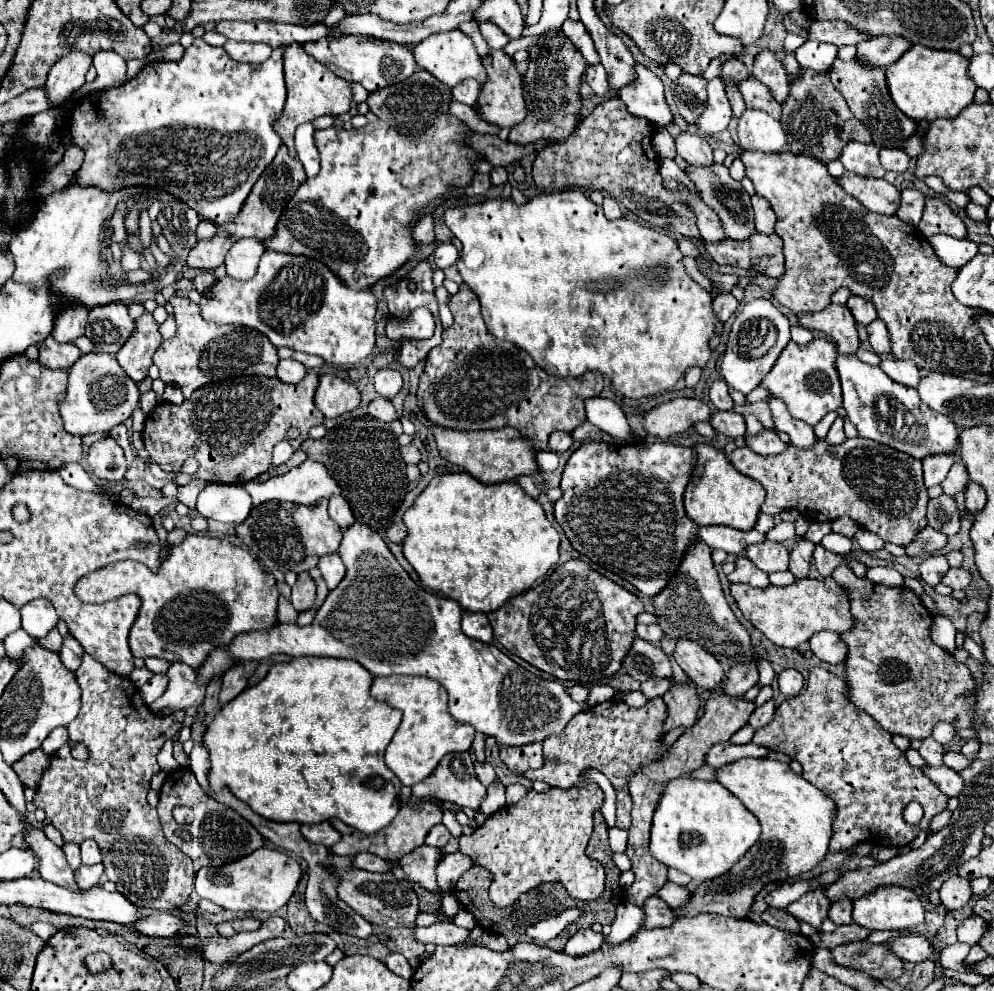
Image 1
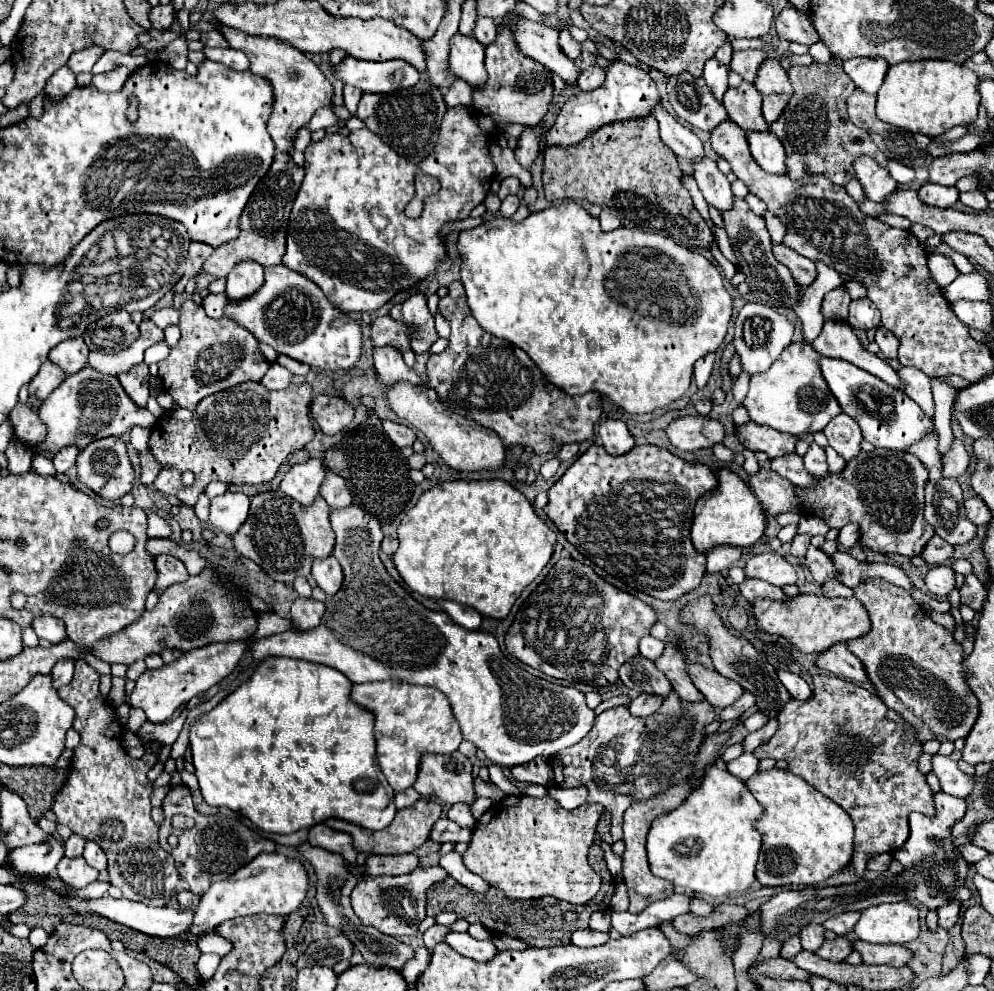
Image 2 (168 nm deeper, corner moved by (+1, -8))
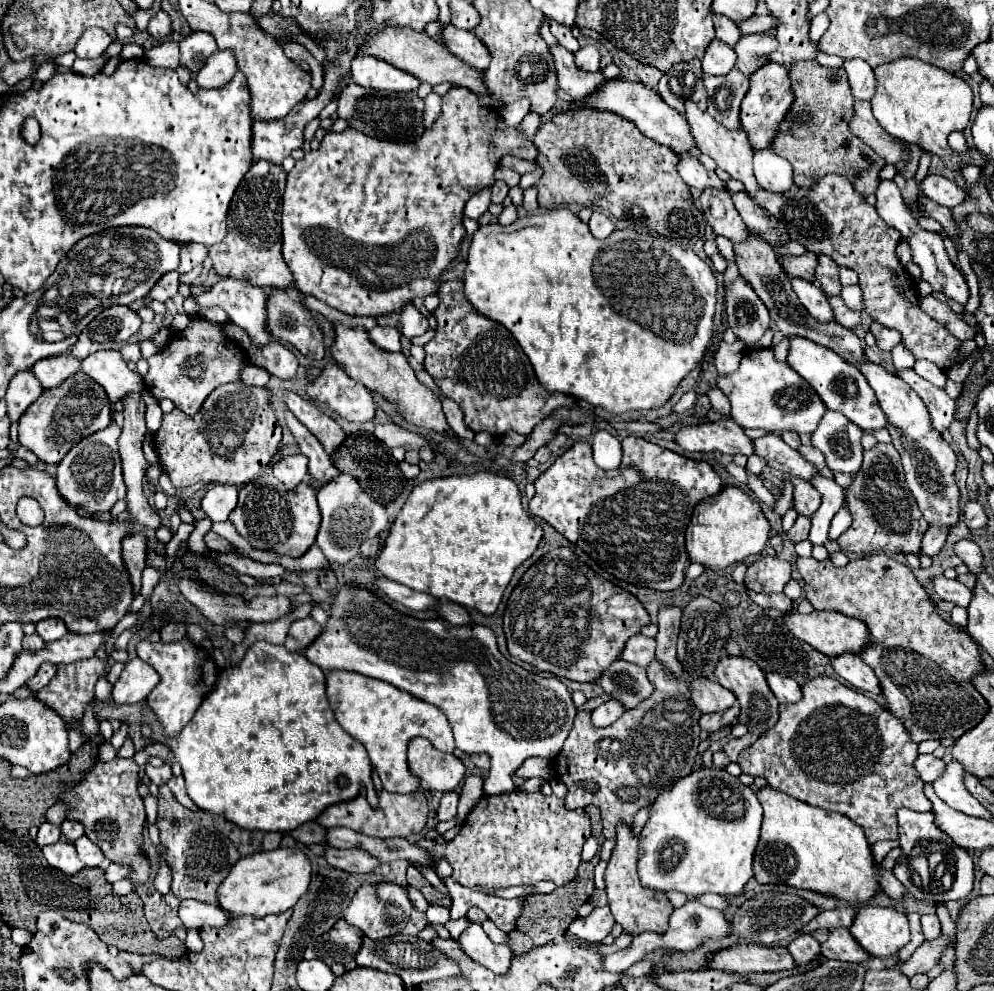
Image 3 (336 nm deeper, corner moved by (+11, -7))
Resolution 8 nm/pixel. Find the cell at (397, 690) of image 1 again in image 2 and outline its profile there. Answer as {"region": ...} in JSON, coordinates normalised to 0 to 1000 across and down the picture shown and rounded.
{"region":[[[376,687],[356,691],[352,705],[376,721],[376,744],[380,770],[388,788],[396,798],[416,792],[421,782],[421,766],[427,760],[457,760],[465,750],[461,728],[455,713],[441,695],[410,691],[404,687]]]}

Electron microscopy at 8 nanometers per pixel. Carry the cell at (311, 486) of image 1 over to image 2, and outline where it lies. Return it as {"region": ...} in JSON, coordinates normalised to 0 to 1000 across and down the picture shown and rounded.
{"region":[[[310,463],[308,467],[300,467],[292,471],[282,487],[282,495],[292,499],[304,510],[312,510],[322,495],[324,483],[328,481],[324,463]]]}

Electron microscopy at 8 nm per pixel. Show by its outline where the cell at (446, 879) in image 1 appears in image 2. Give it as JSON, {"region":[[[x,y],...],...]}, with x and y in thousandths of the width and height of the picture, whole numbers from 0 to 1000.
{"region":[[[419,875],[414,881],[404,885],[376,885],[376,887],[364,887],[356,895],[352,907],[354,917],[362,925],[362,929],[370,935],[376,935],[384,939],[386,943],[394,946],[410,946],[421,939],[423,929],[429,925],[429,899],[439,889],[449,887],[449,879],[445,875]]]}

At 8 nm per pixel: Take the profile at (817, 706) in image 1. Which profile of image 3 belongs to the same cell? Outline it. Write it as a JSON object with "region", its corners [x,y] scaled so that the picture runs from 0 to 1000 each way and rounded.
{"region":[[[821,682],[813,686],[807,692],[807,700],[807,706],[801,710],[785,710],[785,727],[781,733],[771,737],[755,755],[744,759],[742,771],[748,781],[769,783],[781,797],[797,801],[799,805],[805,805],[813,811],[847,819],[869,838],[875,854],[885,848],[903,846],[903,815],[909,813],[922,819],[938,817],[936,807],[928,799],[930,789],[920,777],[924,751],[918,749],[918,743],[913,737],[909,737],[909,729],[905,729],[905,725],[895,720],[891,714],[887,716],[879,704],[833,682]]]}

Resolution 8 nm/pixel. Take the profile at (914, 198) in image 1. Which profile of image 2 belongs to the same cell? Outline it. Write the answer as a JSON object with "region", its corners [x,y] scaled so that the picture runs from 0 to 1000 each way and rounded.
{"region":[[[930,185],[924,191],[924,199],[940,209],[960,209],[960,205],[964,203],[964,191],[962,189],[950,189],[950,187],[942,187],[942,185]]]}

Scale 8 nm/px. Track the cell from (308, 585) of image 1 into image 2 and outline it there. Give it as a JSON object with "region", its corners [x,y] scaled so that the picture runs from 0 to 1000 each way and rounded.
{"region":[[[300,602],[294,608],[294,635],[298,637],[310,637],[322,631],[322,625],[326,621],[328,610],[324,606],[316,606],[316,604],[306,604]]]}

